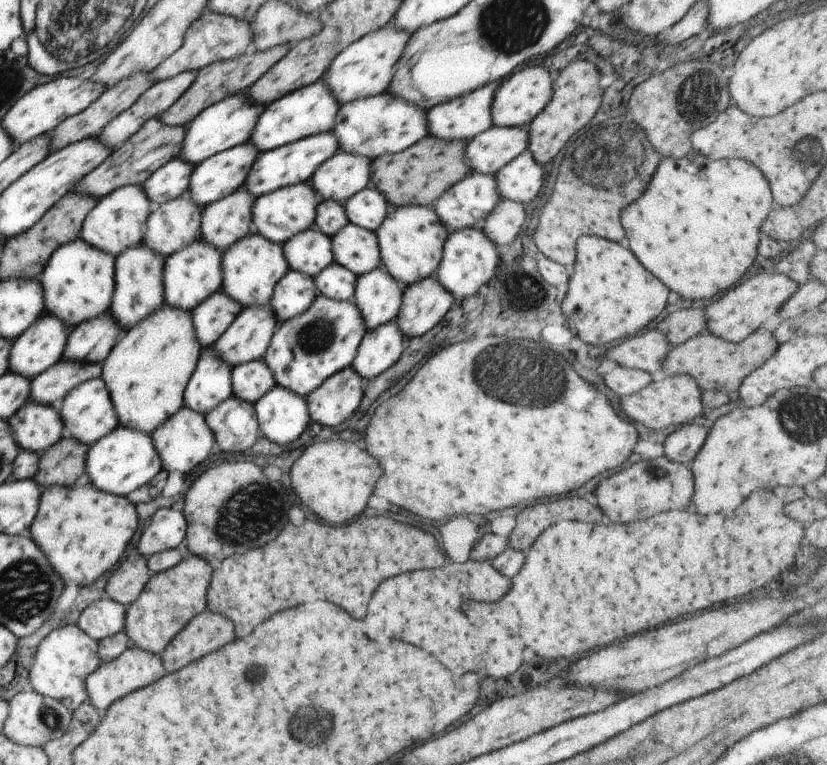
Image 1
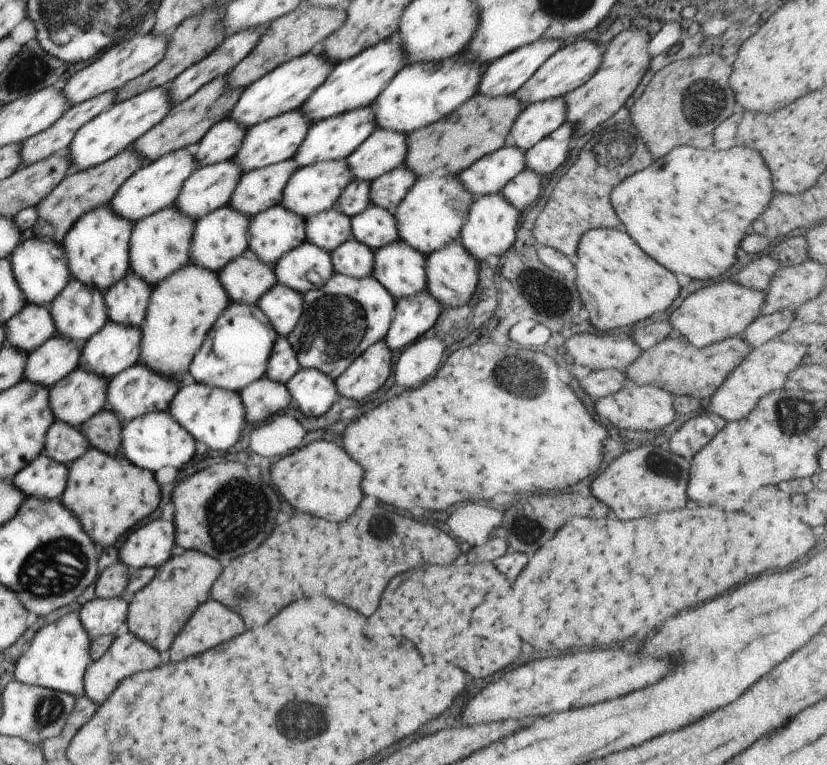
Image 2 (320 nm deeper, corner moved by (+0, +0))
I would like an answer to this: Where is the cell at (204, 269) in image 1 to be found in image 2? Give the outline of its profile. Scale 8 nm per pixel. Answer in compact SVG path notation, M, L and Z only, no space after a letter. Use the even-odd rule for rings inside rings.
M224 205L207 215L201 216L195 221L195 229L190 249L190 262L198 267L220 272L225 264L232 259L244 255L249 248L250 218L244 213L238 212L232 205Z

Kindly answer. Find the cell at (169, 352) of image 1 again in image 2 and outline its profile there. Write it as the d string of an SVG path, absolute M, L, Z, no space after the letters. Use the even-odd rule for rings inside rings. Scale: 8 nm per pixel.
M192 262L174 271L153 287L145 321L140 326L143 337L141 338L141 356L138 363L149 366L153 371L158 371L167 377L183 375L189 370L190 363L196 352L200 350L208 331L230 302L228 293L219 279L219 273L216 271L198 267L196 263Z

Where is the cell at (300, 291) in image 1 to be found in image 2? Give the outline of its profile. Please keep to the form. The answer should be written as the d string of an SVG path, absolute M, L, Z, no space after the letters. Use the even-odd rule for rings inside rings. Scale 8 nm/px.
M307 240L282 256L273 269L278 283L302 294L320 289L335 272L330 253Z

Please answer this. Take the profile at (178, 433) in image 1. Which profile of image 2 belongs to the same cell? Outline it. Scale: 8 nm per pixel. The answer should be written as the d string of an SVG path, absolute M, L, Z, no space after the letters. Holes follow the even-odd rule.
M202 383L182 387L169 404L168 411L198 442L202 450L212 449L215 452L230 450L240 432L247 424L245 404L238 391L229 391Z

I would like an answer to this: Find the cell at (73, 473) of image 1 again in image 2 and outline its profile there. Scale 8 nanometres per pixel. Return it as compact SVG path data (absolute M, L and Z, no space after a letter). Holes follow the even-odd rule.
M106 407L83 422L79 428L91 444L90 447L103 450L109 455L116 455L121 448L123 426L119 416Z

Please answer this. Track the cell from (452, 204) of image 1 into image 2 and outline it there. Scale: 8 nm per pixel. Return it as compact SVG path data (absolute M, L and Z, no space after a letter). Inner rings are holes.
M505 144L502 148L479 158L463 170L459 177L476 198L500 193L508 181L526 166L525 152L517 146Z

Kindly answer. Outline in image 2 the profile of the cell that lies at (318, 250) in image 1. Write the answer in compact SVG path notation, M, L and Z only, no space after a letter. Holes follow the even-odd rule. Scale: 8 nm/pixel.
M332 207L308 217L305 221L305 233L308 242L331 253L343 242L353 238L351 218Z

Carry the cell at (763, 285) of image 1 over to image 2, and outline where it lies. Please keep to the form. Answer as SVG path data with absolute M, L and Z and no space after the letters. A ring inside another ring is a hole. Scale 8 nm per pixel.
M729 273L720 282L710 282L709 286L684 298L682 304L670 314L668 322L674 335L684 337L696 348L704 348L725 338L742 335L743 330L761 314L764 299L767 299L765 292L736 284Z

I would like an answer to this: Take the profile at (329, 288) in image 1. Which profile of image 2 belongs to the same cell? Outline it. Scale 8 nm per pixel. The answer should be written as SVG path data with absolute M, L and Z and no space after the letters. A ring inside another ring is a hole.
M354 238L343 242L330 256L336 273L357 279L373 274L375 251Z

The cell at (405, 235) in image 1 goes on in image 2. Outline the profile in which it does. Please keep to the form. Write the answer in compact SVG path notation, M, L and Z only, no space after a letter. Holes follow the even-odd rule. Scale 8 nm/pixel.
M446 172L421 176L397 206L395 219L399 230L399 238L408 246L423 252L426 256L430 255L431 252L439 251L443 246L458 240L474 199L475 197L465 187L459 174L453 175Z

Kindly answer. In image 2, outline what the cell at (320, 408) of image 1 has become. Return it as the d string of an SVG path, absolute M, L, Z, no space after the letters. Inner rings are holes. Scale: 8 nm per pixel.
M379 340L367 348L334 381L340 395L360 400L378 390L392 372L392 350Z

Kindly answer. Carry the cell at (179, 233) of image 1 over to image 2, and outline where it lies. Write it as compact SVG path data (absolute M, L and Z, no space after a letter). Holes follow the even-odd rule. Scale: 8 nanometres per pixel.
M234 158L200 167L186 179L174 205L196 221L229 204L242 174Z

